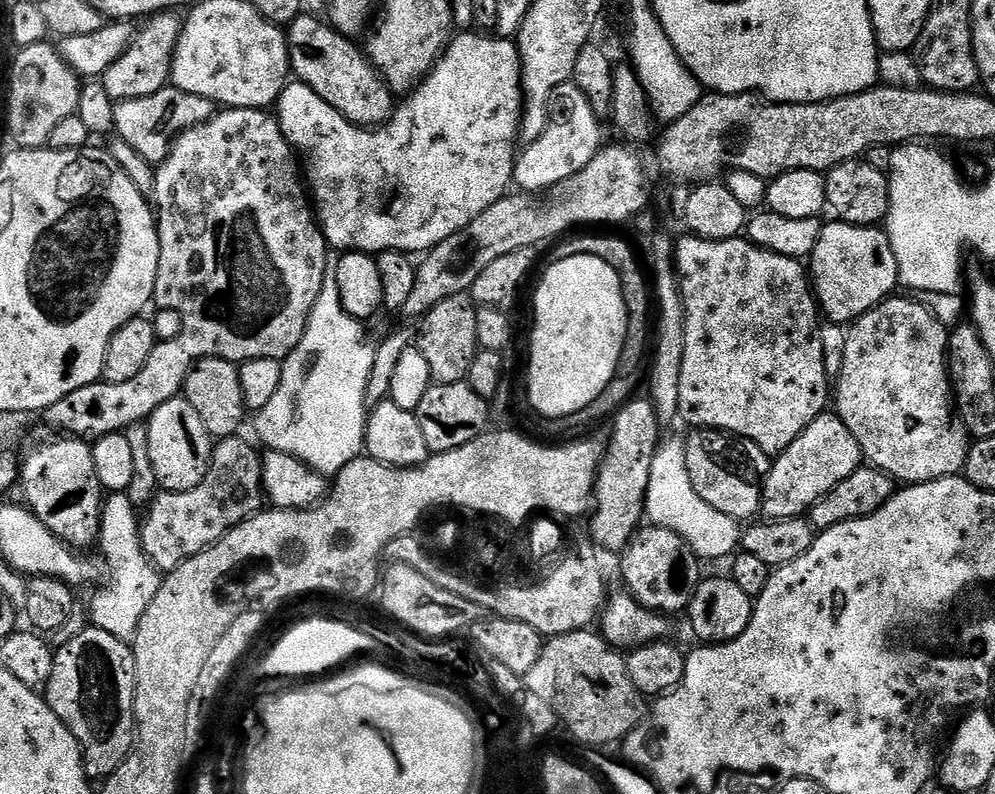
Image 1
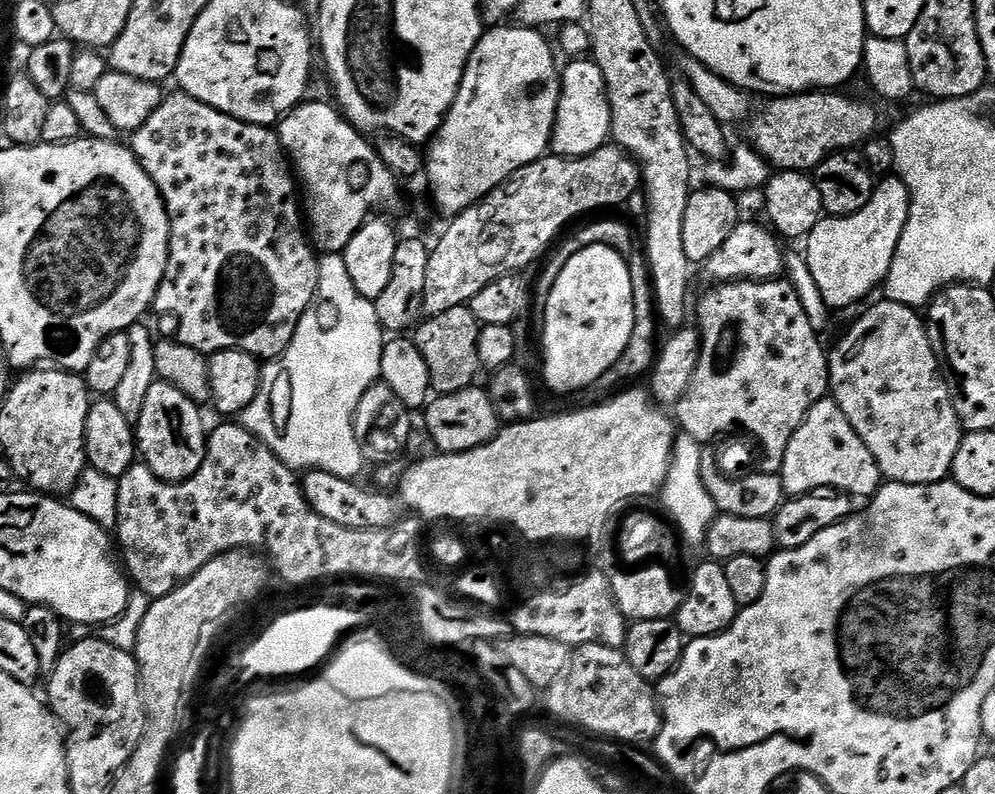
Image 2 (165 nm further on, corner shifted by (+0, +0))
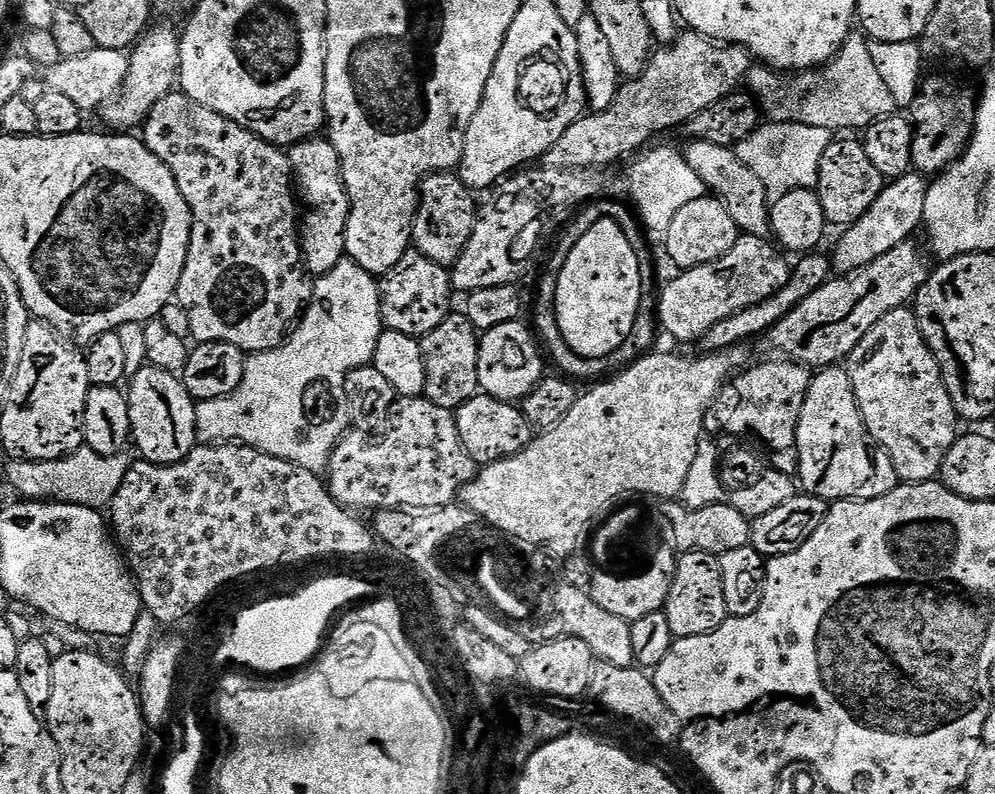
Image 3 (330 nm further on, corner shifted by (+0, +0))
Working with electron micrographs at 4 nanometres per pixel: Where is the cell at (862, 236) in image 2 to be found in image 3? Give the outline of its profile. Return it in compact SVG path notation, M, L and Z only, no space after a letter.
M932 76L923 81L920 95L912 103L910 119L915 127L912 163L915 170L907 172L902 178L891 181L878 194L874 206L858 218L858 222L847 229L848 232L836 244L834 268L837 273L851 274L866 265L874 263L884 254L894 250L905 240L915 237L924 222L924 207L929 181L923 180L918 172L925 172L928 178L944 171L968 149L972 132L976 129L976 106L978 100L968 88L947 80L944 76Z

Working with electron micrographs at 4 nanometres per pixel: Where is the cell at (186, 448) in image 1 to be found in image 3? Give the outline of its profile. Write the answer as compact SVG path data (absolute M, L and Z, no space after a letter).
M145 366L127 385L126 395L132 427L131 443L134 448L136 444L143 459L152 464L178 464L197 448L197 401L192 399L177 373Z

